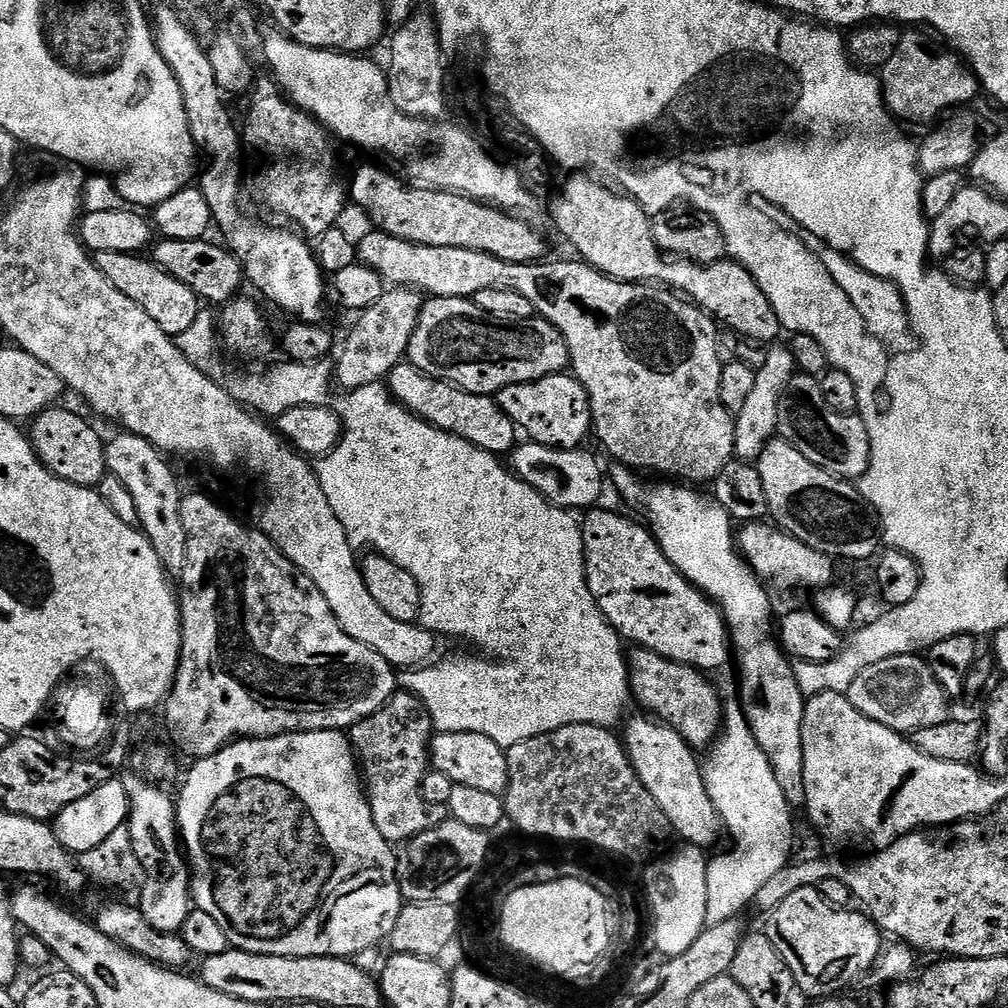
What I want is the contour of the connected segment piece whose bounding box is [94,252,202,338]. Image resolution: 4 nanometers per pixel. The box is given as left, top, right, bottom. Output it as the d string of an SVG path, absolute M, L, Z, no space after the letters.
M97 252L94 256L102 274L106 274L106 278L110 278L110 282L114 282L114 286L118 286L118 290L122 290L128 298L138 302L138 306L142 306L142 310L146 310L146 314L150 314L158 326L162 326L165 334L173 338L180 336L182 330L188 329L194 318L198 318L202 311L202 300L190 286L160 268L152 258L144 258L143 255L130 252Z

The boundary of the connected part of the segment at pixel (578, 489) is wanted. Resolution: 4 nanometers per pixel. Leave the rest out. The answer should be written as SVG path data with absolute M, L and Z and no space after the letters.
M531 442L517 443L510 453L511 471L518 479L529 484L538 494L545 496L551 504L560 508L591 510L601 503L600 495L606 486L606 468L592 452L578 448L551 448Z

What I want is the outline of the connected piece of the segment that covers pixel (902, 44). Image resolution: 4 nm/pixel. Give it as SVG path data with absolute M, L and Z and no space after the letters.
M901 35L898 50L894 50L890 62L882 69L884 107L900 122L909 120L912 124L924 124L927 120L935 121L949 110L968 106L982 92L980 81L967 63L955 51L936 52L937 37L927 35Z

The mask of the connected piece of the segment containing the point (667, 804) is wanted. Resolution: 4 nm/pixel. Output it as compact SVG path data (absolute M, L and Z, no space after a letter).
M640 714L637 720L630 720L623 725L622 747L642 786L650 790L654 802L658 802L666 814L671 831L677 832L681 841L707 849L707 844L714 843L716 835L721 835L722 825L704 785L702 764L697 753L676 731L655 718Z

